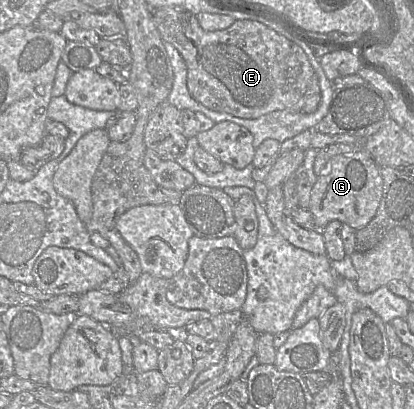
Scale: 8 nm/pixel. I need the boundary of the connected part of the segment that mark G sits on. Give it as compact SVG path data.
M360 149L354 154L336 155L327 162L312 187L309 210L320 231L332 220L358 230L365 227L376 215L382 194L380 167L365 149Z

